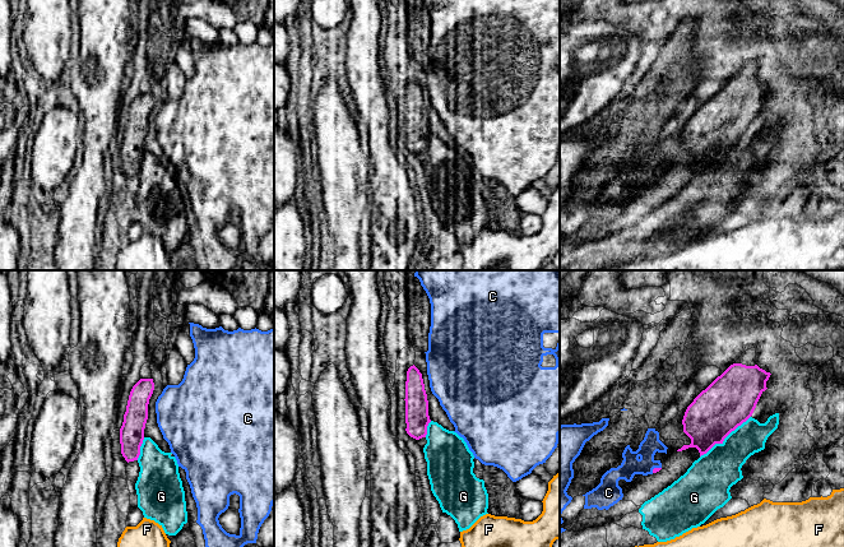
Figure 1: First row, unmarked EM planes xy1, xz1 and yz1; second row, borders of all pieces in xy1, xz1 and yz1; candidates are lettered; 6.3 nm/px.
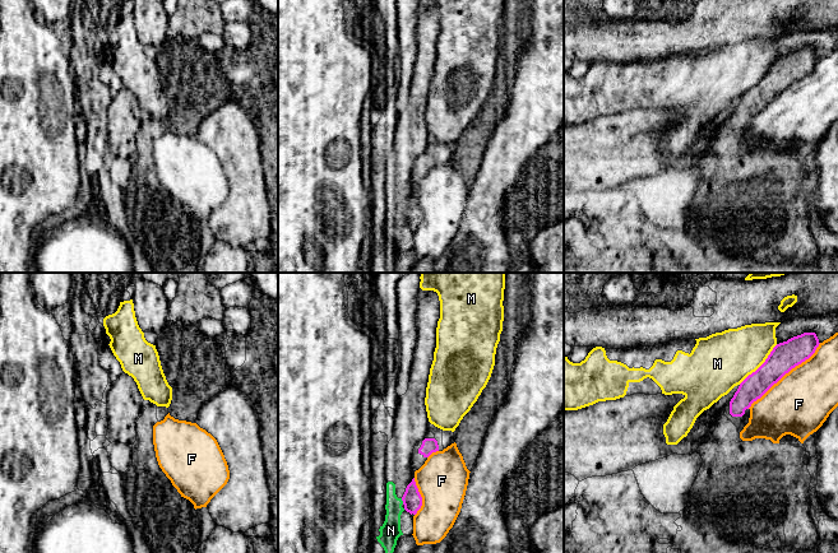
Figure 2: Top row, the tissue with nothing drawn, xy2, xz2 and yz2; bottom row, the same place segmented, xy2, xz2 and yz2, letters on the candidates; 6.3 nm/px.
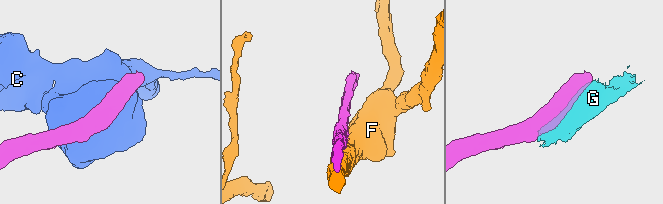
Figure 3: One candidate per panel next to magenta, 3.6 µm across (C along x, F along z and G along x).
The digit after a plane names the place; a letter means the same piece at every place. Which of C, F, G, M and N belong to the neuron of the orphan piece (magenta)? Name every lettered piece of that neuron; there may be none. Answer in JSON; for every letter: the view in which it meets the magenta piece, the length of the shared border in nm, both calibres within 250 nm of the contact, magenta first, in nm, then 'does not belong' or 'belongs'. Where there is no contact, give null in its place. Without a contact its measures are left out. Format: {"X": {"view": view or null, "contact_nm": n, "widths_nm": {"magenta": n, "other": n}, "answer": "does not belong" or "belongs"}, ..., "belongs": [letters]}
{"C": {"view": "yz1", "contact_nm": 70, "widths_nm": {"magenta": 30, "other": 120}, "answer": "does not belong"}, "F": {"view": "yz2", "contact_nm": 600, "widths_nm": {"magenta": 180, "other": 380}, "answer": "does not belong"}, "G": {"view": "yz1", "contact_nm": 420, "widths_nm": {"magenta": 320, "other": 280}, "answer": "does not belong"}, "M": {"view": "yz2", "contact_nm": 360, "widths_nm": {"magenta": 180, "other": 360}, "answer": "does not belong"}, "N": {"view": "xz2", "contact_nm": 40, "widths_nm": {"magenta": 120, "other": 130}, "answer": "does not belong"}, "belongs": []}

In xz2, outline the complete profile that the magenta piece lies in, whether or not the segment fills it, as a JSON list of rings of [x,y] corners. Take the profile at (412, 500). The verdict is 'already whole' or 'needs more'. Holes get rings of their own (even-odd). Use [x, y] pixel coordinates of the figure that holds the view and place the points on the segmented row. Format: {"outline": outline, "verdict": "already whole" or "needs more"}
{"outline": [[[415,478],[412,479],[412,482],[407,485],[406,492],[402,497],[403,505],[404,505],[404,510],[407,512],[409,512],[411,515],[416,515],[417,511],[421,508],[422,506],[422,497],[418,492],[418,488],[416,485]]], "verdict": "already whole"}

